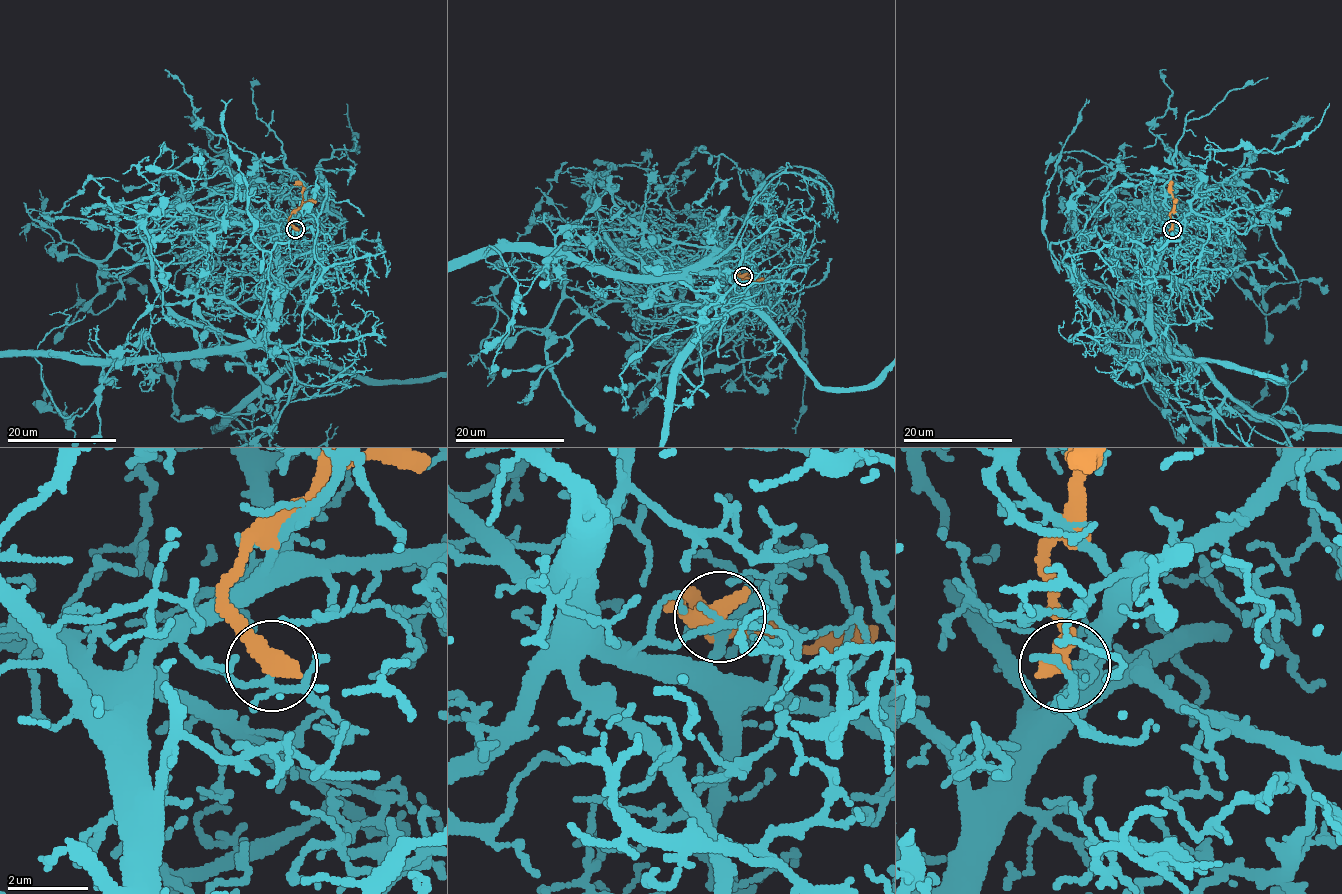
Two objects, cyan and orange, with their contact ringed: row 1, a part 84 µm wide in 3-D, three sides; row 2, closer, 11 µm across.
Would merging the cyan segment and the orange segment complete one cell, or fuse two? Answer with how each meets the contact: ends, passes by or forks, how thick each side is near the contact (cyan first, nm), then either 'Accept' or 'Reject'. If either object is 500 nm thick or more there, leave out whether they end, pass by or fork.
Thickness 110 nm (cyan) against 550 nm. Reject

